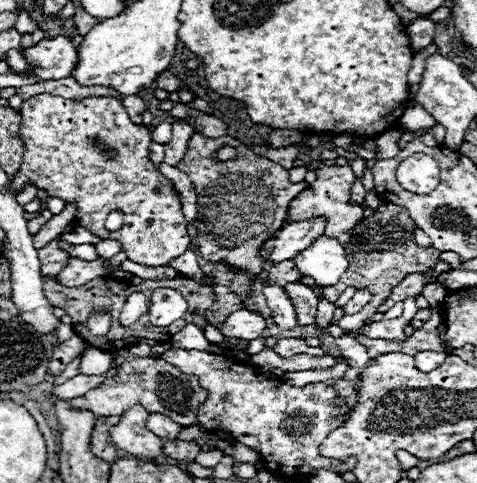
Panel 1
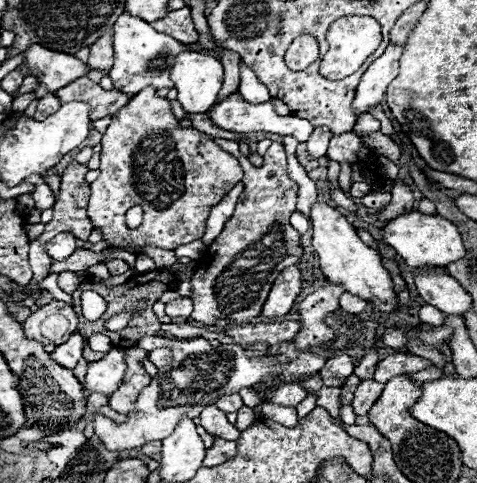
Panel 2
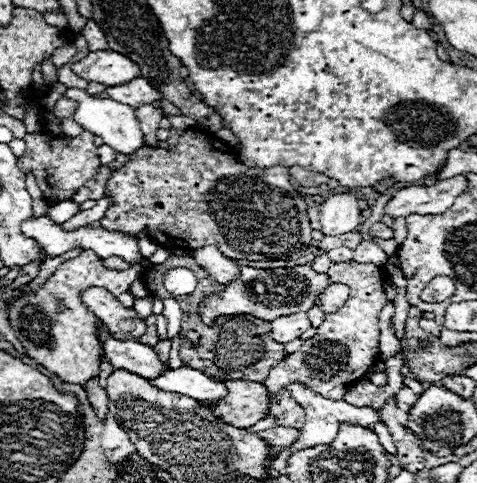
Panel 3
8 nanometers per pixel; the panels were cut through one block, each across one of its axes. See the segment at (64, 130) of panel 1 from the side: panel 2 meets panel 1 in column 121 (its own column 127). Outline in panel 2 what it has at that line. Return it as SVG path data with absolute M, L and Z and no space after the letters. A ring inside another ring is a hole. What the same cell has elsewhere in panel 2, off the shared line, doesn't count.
M152 86L142 88L122 110L118 110L118 114L112 116L112 124L104 132L100 144L100 176L90 184L88 216L92 224L102 228L104 240L108 240L110 246L154 244L158 248L174 250L182 244L200 240L204 236L210 208L216 206L242 180L242 168L238 160L214 144L208 134L198 132L196 128L182 128L178 118L172 114L170 102L166 98L160 98ZM136 204L142 206L144 220L136 230L130 230L126 228L124 220L128 208Z

